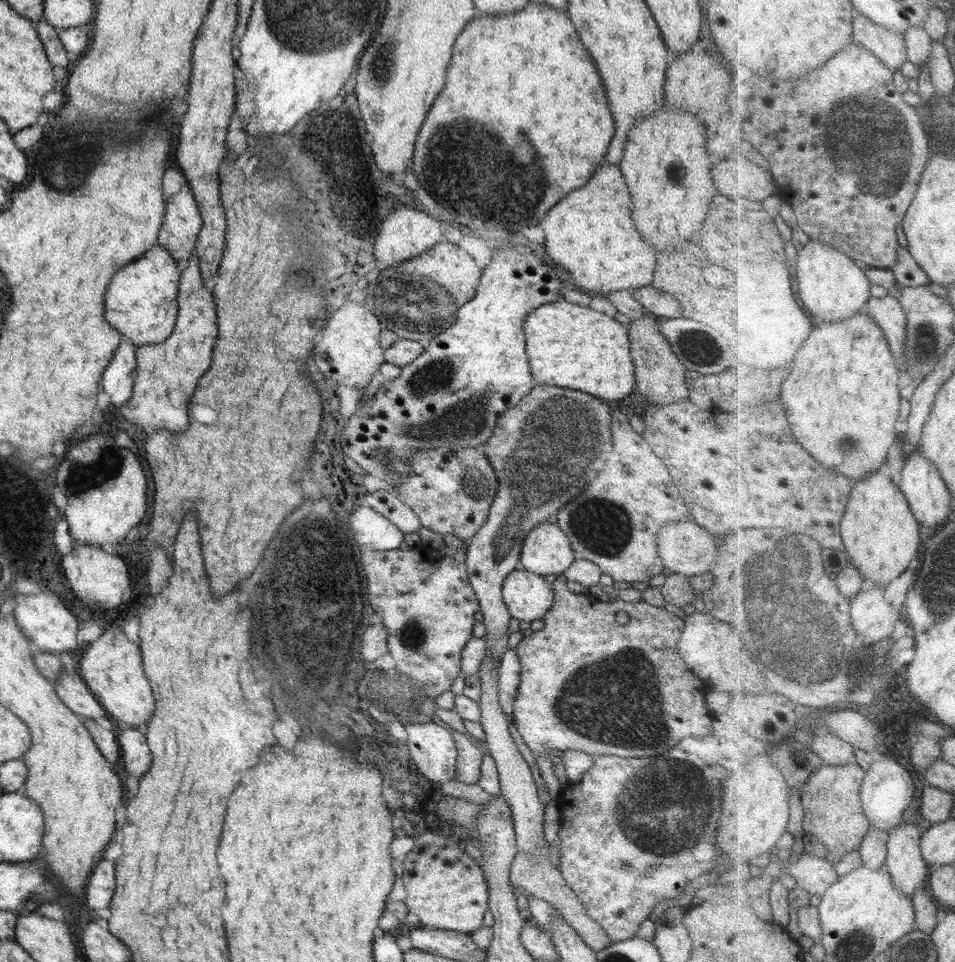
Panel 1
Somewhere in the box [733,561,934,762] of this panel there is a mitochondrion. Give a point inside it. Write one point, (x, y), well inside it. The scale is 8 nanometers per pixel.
(877, 656)

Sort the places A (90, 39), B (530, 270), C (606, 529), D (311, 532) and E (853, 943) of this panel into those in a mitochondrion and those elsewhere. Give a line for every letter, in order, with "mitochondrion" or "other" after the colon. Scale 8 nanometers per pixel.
A: other
B: other
C: mitochondrion
D: mitochondrion
E: mitochondrion

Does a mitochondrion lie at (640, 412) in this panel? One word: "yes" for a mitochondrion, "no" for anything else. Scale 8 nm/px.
no

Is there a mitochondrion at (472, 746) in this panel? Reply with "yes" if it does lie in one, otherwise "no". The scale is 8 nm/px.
no

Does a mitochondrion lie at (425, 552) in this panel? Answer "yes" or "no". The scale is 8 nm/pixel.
no

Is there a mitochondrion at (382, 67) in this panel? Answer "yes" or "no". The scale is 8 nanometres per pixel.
yes

